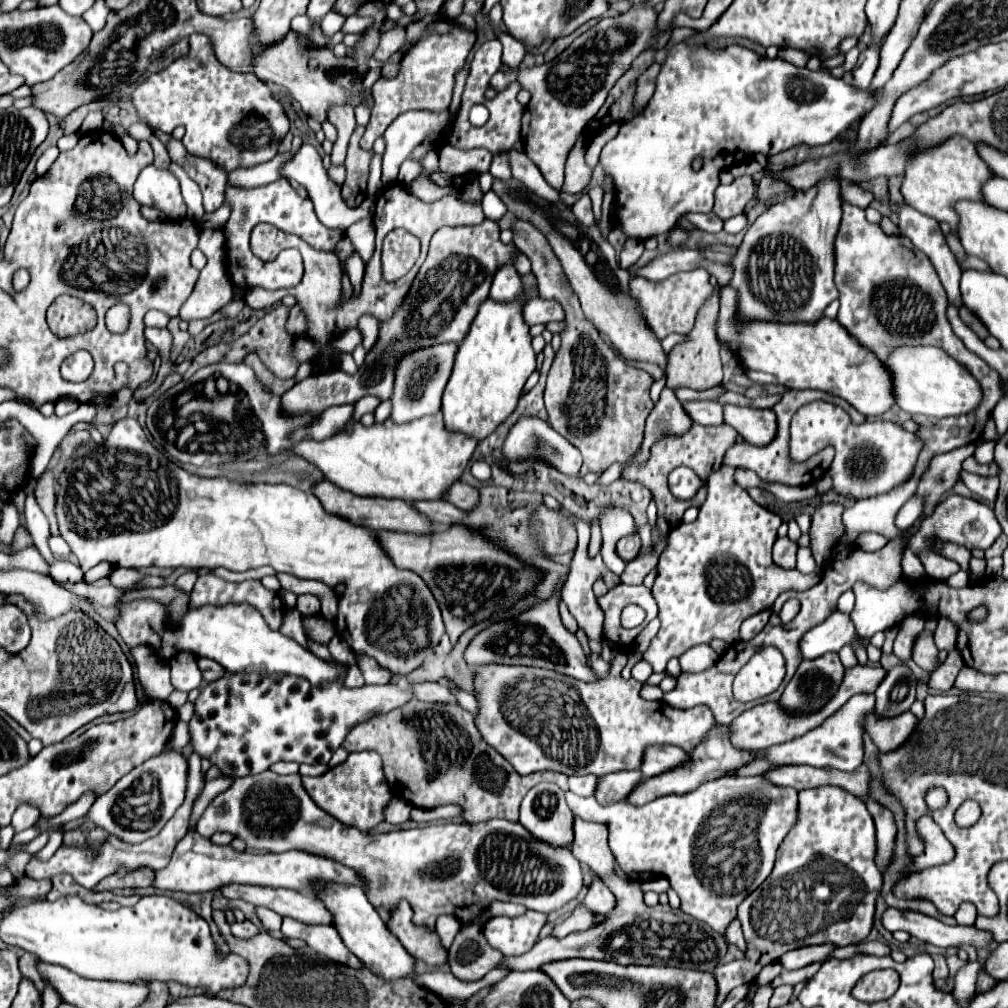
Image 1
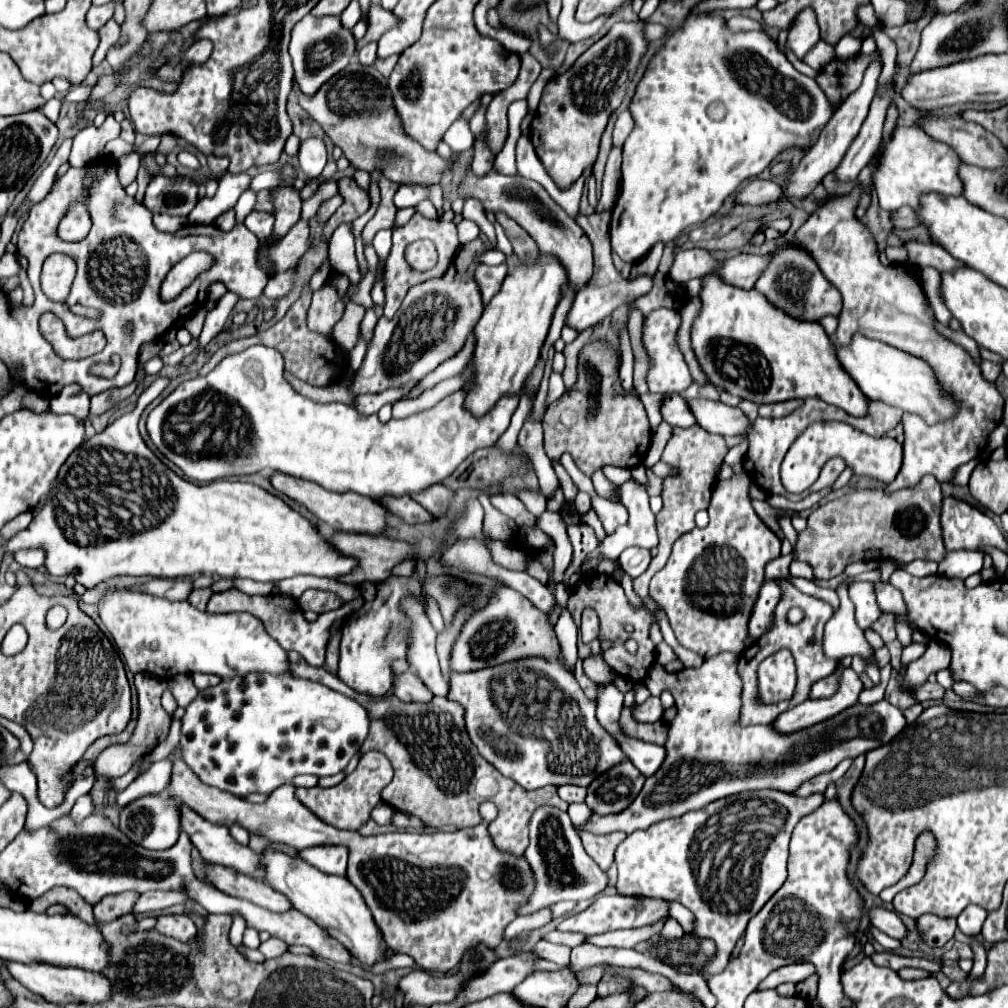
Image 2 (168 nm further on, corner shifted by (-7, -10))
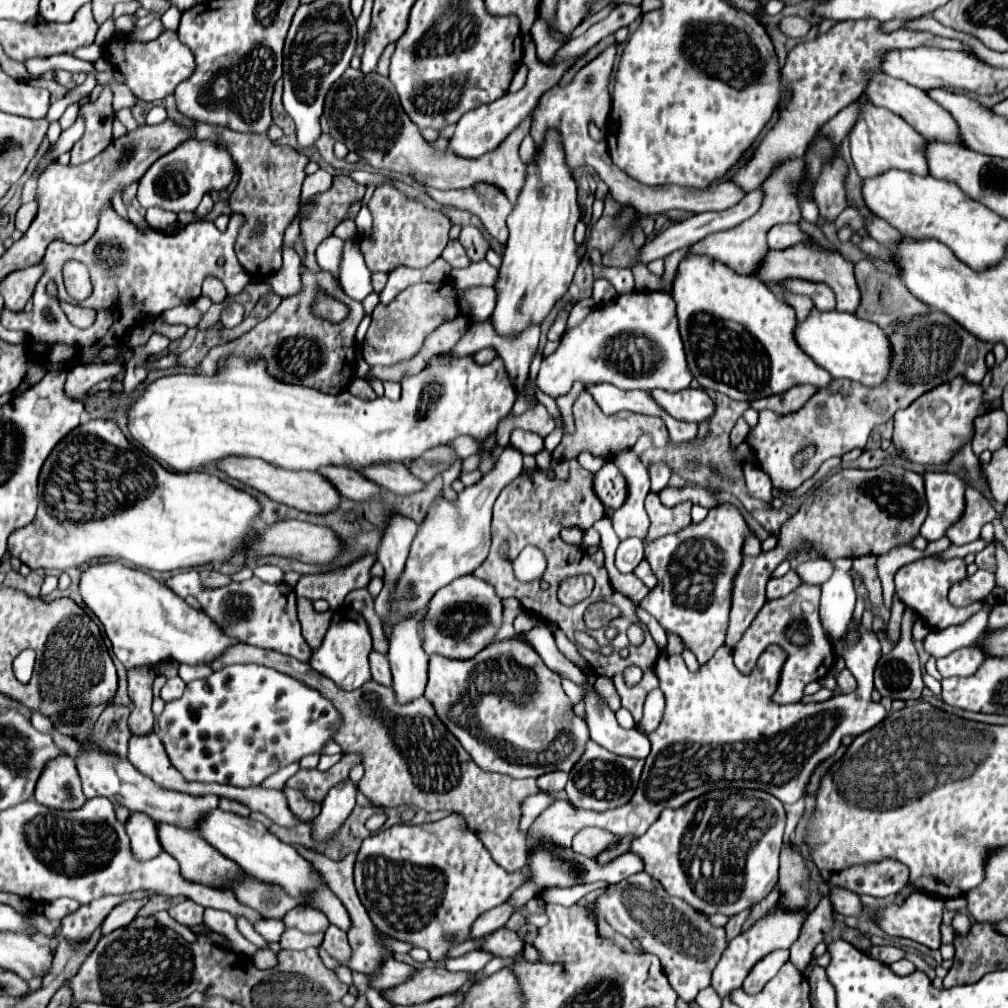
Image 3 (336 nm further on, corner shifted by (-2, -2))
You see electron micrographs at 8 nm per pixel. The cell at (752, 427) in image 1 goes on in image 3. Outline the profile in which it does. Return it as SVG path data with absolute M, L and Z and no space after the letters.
M685 388L679 392L653 390L651 394L655 394L655 400L659 406L663 406L663 410L667 410L673 418L685 422L705 422L717 410L715 402L701 388Z

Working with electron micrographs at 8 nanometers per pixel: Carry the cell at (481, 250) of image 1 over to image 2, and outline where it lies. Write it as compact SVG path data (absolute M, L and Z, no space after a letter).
M480 238L468 242L458 254L458 270L450 264L442 278L434 278L416 284L408 290L400 310L392 320L380 318L372 342L368 344L366 358L354 376L352 390L356 396L366 392L382 392L406 384L408 380L422 380L428 372L452 358L466 342L470 330L480 320L484 310L480 290L474 282L474 268L478 266L476 256L484 252Z

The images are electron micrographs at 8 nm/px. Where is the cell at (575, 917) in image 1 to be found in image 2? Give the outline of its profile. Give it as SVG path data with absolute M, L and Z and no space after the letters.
M540 940L530 952L534 952L536 956L540 956L540 958L544 958L544 960L548 960L548 962L554 962L554 964L560 966L560 968L568 966L568 962L570 962L570 950L568 950L568 946L550 944L550 942L546 942L546 940Z

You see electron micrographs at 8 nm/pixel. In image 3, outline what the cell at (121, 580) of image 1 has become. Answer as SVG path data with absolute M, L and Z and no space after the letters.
M187 570L171 576L167 580L167 586L179 594L181 598L195 596L201 602L201 608L205 614L215 618L227 630L227 634L235 634L243 644L253 644L259 648L277 650L281 654L293 656L301 662L309 662L313 650L305 642L301 634L301 624L297 620L297 606L295 606L295 594L289 584L267 584L259 578L251 578L245 582L231 582L225 588L203 588L197 570Z

